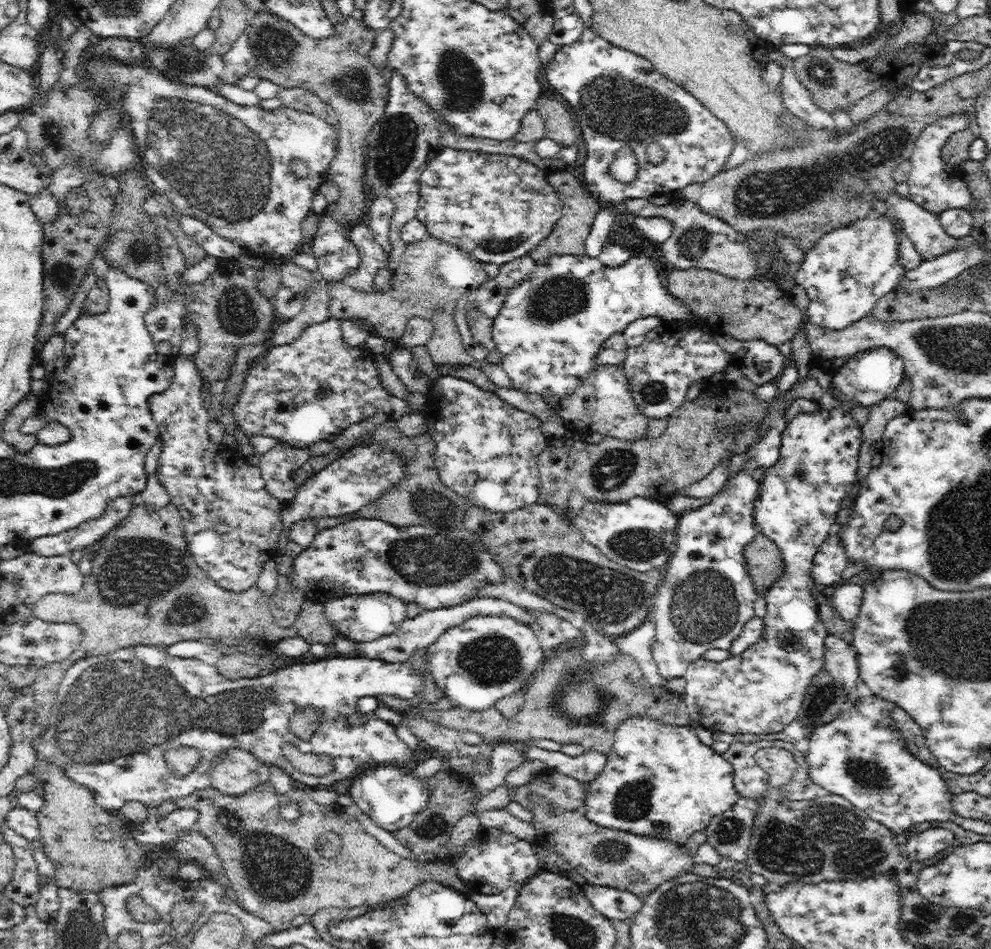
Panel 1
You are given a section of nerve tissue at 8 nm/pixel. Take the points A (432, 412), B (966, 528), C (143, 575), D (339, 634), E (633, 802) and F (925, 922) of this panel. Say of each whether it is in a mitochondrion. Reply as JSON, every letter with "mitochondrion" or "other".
{"A":"other","B":"mitochondrion","C":"mitochondrion","D":"other","E":"mitochondrion","F":"mitochondrion"}

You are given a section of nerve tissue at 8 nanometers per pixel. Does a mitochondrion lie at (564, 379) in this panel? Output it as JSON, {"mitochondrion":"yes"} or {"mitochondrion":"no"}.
{"mitochondrion":"no"}

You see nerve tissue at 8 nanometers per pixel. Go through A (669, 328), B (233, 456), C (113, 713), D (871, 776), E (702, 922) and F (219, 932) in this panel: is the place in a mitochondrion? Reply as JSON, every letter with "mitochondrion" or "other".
{"A":"other","B":"other","C":"mitochondrion","D":"mitochondrion","E":"mitochondrion","F":"other"}

